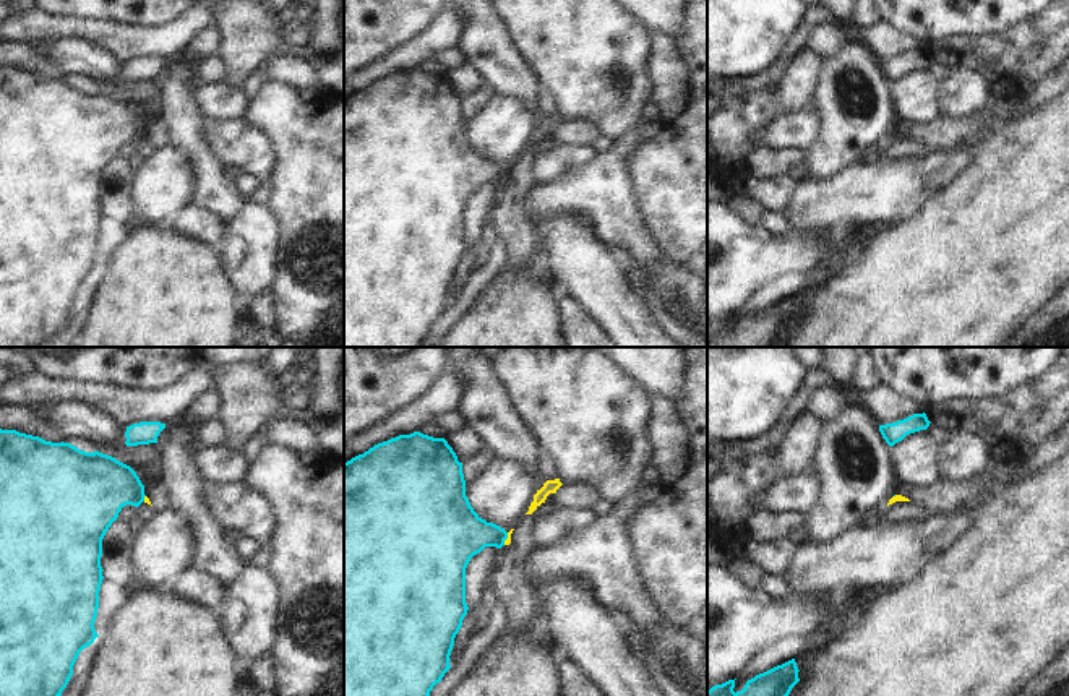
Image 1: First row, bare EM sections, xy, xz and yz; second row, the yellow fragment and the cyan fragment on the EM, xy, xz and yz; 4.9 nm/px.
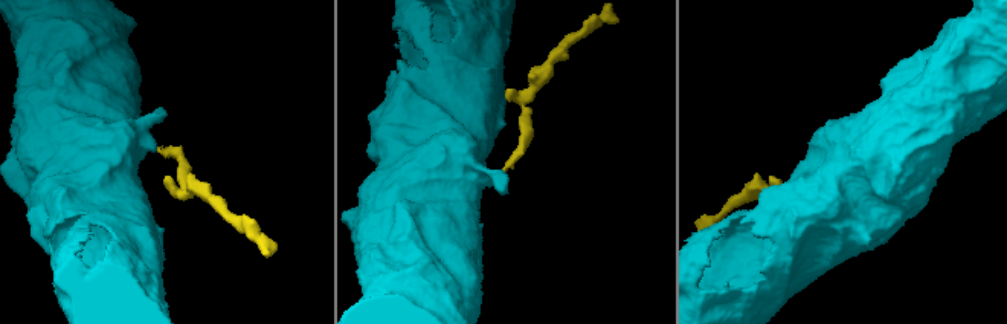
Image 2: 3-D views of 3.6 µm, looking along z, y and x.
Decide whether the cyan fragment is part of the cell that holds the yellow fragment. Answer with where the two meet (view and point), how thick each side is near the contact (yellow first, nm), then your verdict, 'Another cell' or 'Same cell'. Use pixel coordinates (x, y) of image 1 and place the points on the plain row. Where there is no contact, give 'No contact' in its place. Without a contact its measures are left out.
Touches yellow at xz (506, 176). Thickness 30 nm (yellow) against 280 nm. Another cell.

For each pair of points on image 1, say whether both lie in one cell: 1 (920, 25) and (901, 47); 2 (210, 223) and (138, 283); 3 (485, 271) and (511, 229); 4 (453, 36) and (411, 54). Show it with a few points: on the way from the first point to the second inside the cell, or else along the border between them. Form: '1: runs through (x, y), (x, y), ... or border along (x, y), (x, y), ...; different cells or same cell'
1: border along (881, 20), (915, 36), (923, 46); different cells
2: border along (166, 224), (219, 250); different cells
3: border along (498, 237), (506, 265); different cells
4: runs through (443, 36), (420, 49); same cell

